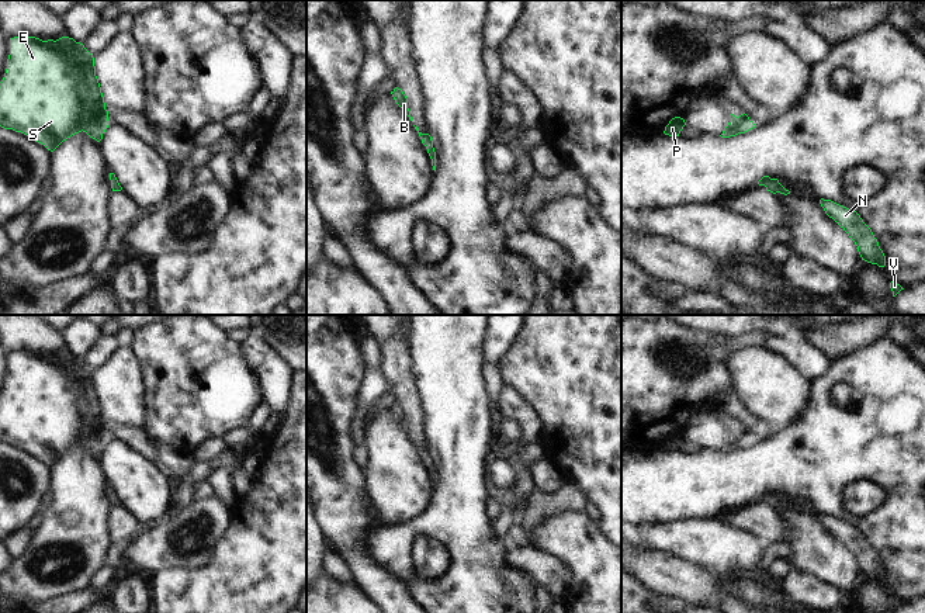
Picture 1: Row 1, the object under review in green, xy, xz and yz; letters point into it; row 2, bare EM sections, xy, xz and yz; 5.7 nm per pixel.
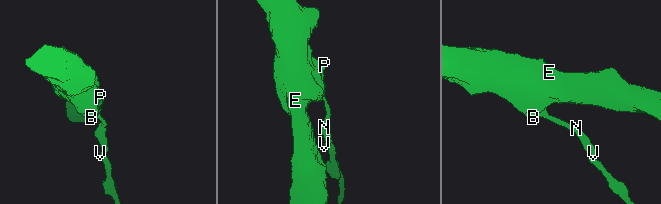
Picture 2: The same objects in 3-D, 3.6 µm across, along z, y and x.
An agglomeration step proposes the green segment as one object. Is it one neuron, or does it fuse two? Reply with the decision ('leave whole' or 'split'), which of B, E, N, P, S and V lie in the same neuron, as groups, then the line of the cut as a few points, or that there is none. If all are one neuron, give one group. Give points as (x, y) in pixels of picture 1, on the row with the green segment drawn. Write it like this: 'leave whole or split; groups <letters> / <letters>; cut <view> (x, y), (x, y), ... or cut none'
leave whole; groups B E N P S V; cut none

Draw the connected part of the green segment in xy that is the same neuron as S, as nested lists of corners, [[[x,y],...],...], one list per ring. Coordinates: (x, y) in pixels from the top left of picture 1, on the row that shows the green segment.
[[[69,37],[56,41],[10,38],[7,69],[0,82],[1,128],[21,132],[53,152],[63,141],[82,131],[100,142],[108,125],[94,58],[83,44]]]

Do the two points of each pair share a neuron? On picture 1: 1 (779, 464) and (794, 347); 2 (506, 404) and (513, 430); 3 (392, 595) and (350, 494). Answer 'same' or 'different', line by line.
1: different
2: different
3: same

